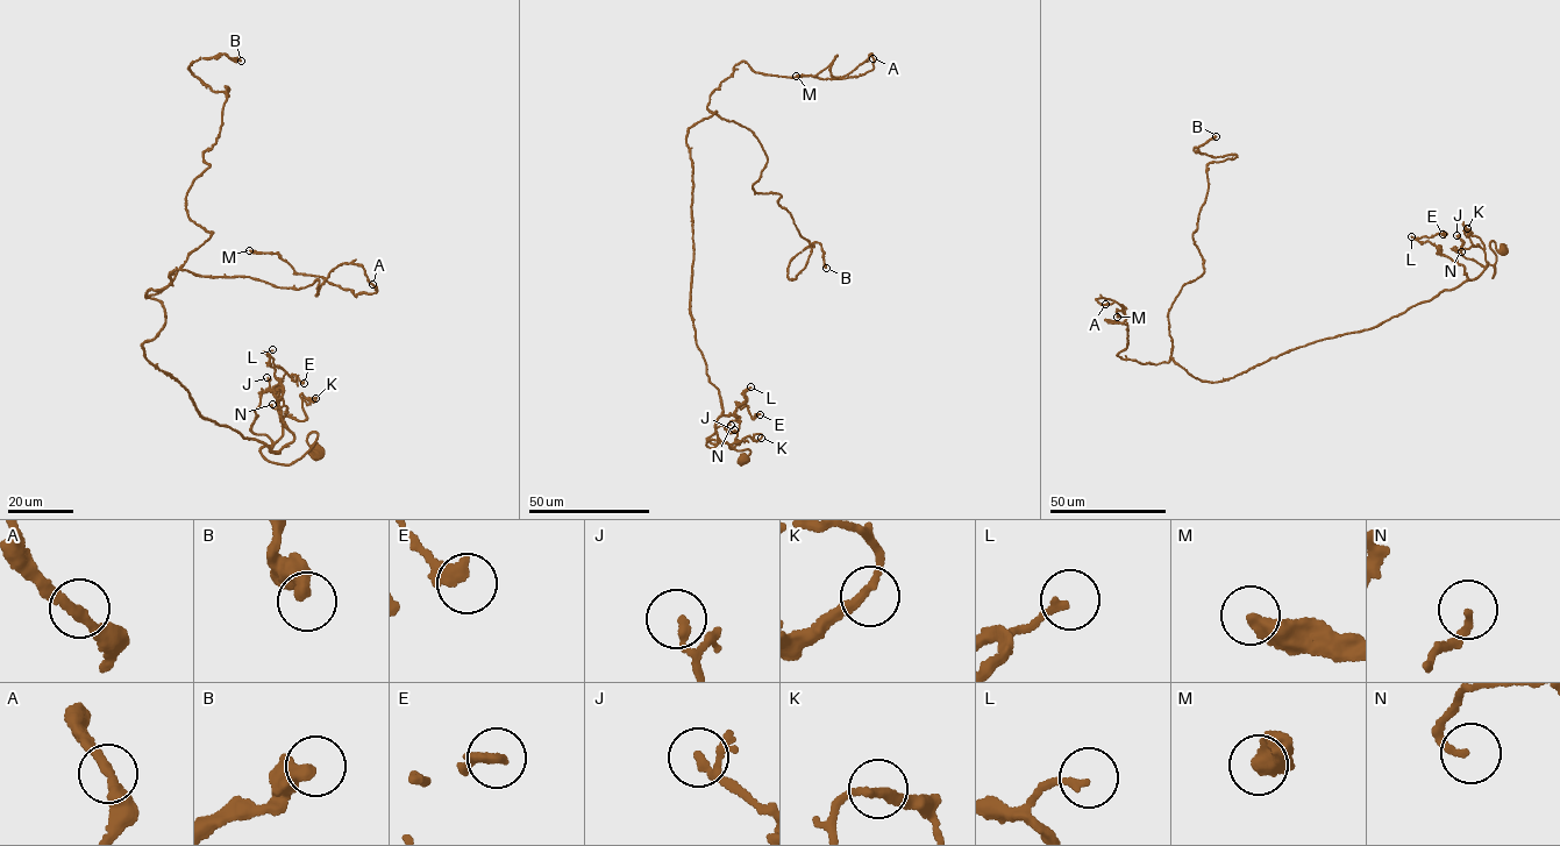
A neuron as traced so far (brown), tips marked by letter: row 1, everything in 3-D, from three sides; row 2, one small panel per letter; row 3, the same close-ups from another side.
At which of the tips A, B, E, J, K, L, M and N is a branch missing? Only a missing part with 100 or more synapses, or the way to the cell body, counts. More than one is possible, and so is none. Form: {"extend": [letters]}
{"extend": []}

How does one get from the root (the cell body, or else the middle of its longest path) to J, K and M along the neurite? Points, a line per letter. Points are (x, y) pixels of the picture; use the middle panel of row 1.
J: (741, 459), (749, 449), (714, 440), (706, 445), (711, 448), (718, 443), (707, 439), (719, 426), (734, 429)
K: (741, 459), (749, 449), (714, 440), (707, 442), (711, 448), (718, 440), (728, 446), (756, 433), (761, 438)
M: (741, 459), (706, 445), (686, 135), (741, 62), (837, 56), (840, 78), (796, 76)

